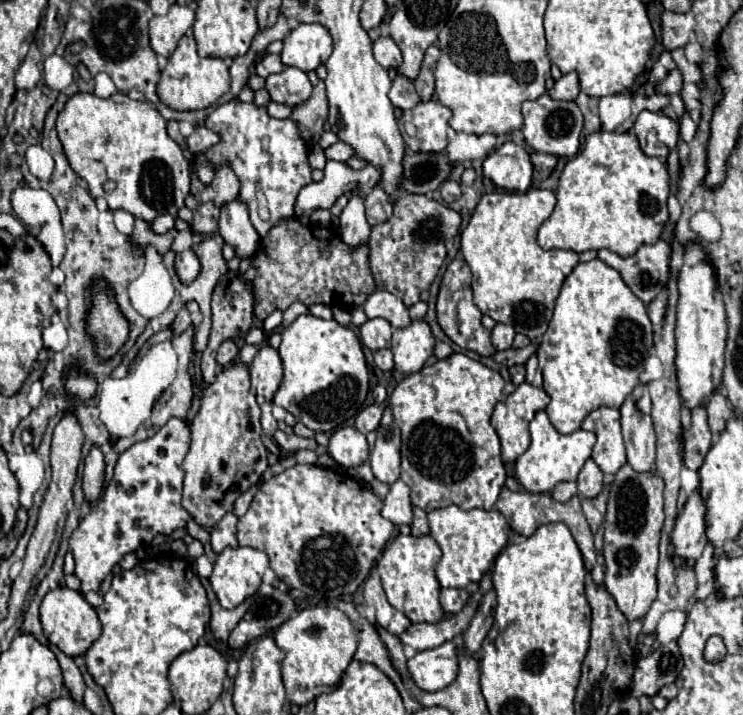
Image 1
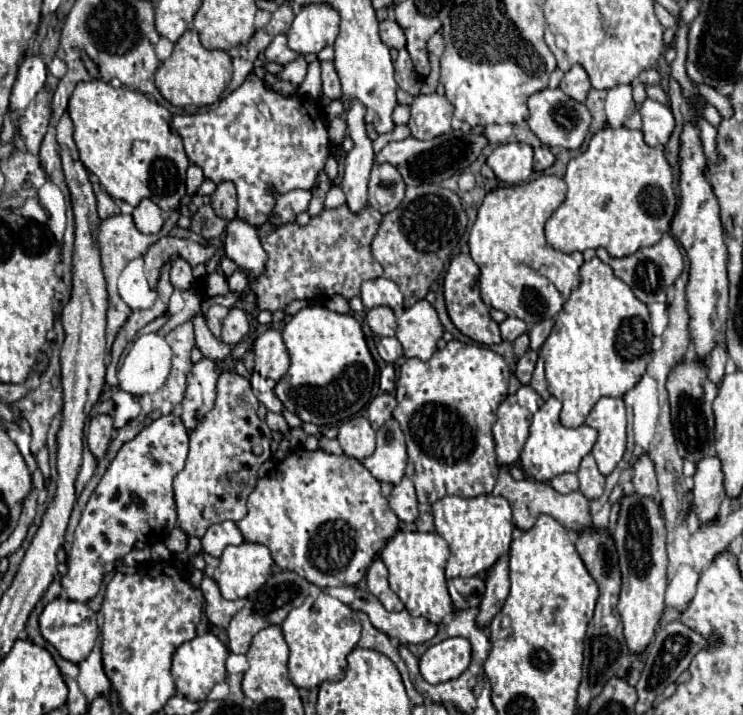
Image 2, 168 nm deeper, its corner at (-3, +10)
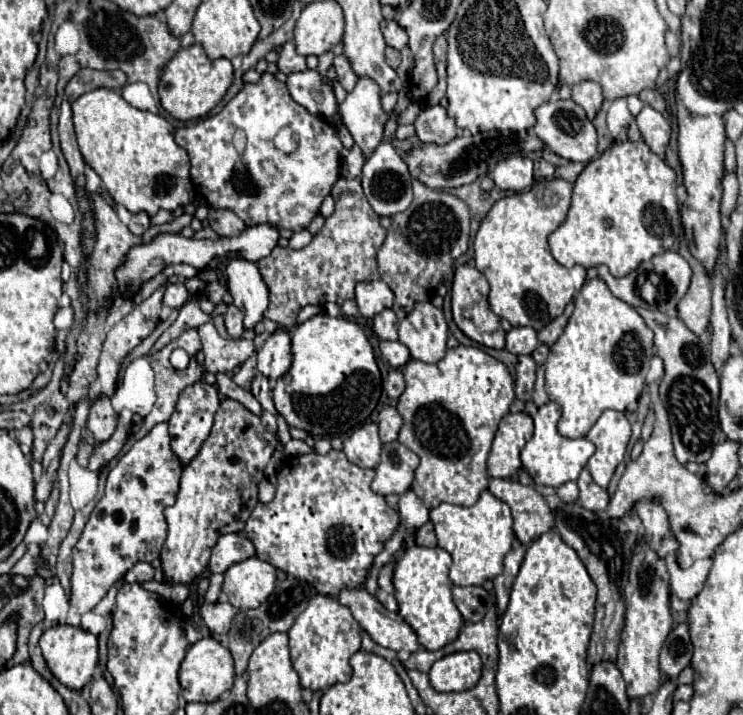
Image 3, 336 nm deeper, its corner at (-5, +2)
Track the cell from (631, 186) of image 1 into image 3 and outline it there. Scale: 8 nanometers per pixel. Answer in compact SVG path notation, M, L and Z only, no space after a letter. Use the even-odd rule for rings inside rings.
M644 140L638 142L614 142L598 158L590 160L574 182L572 206L566 220L550 234L548 244L550 252L566 268L576 264L590 268L606 264L612 276L626 276L630 270L636 270L644 260L650 260L656 254L670 250L676 238L682 234L680 208L676 198L676 172L650 148Z

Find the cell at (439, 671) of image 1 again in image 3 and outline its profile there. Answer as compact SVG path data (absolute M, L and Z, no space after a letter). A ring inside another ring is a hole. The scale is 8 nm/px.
M454 652L436 660L428 672L436 692L462 692L472 688L482 674L482 660L476 652Z

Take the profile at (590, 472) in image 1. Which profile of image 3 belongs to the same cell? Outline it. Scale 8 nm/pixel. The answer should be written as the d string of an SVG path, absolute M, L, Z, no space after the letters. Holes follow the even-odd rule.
M584 468L582 472L580 472L580 476L578 476L578 488L580 488L580 498L578 498L578 502L586 508L586 510L592 510L592 512L600 512L600 510L604 510L606 506L608 506L608 492L604 490L604 488L600 488L594 480L592 480L592 476L590 476L590 472Z

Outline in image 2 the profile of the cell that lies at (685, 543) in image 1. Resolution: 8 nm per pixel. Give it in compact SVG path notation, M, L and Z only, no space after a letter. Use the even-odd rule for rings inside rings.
M708 456L696 464L694 490L692 490L692 510L696 512L702 524L718 516L720 502L726 498L724 492L724 474L720 458Z

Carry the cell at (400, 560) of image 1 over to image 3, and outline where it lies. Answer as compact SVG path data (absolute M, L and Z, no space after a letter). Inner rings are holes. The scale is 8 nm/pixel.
M404 546L394 564L394 590L398 600L398 614L412 626L418 636L420 646L426 650L438 650L452 642L462 628L462 616L452 600L452 582L448 578L452 558L450 554L436 546Z

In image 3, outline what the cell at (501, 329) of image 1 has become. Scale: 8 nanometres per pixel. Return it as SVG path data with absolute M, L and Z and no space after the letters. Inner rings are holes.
M516 326L506 334L506 350L512 354L532 354L538 348L536 330L528 326Z

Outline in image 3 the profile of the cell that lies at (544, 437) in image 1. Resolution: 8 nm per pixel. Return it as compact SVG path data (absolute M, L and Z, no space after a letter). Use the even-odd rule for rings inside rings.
M548 402L548 404L540 406L538 412L534 414L534 434L520 452L522 466L528 470L530 478L536 484L544 484L544 486L552 486L552 488L558 488L568 480L576 480L580 470L586 466L586 462L590 460L590 456L596 450L596 446L586 438L572 440L572 438L560 436L556 430L558 420L560 420L560 406L556 402Z

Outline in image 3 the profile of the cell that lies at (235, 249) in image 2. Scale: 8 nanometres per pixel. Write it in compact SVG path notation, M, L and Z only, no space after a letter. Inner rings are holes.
M234 258L226 266L226 276L234 306L244 312L244 328L252 330L264 318L264 310L268 306L268 286L258 264Z

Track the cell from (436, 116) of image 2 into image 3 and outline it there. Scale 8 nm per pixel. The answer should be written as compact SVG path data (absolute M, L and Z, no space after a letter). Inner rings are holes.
M440 104L424 108L418 114L414 126L422 144L446 144L458 136L454 118Z

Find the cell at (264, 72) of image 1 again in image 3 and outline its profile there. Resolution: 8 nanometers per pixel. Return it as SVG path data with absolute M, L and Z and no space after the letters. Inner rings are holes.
M286 42L280 50L280 60L278 60L278 70L284 74L292 74L292 72L302 72L306 70L306 58L296 54L294 44Z

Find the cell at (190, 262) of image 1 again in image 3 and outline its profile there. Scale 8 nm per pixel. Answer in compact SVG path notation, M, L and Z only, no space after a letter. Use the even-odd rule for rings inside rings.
M176 282L176 284L168 284L166 286L166 294L164 294L164 304L170 308L180 308L182 304L186 304L190 300L190 292L186 290L184 282Z

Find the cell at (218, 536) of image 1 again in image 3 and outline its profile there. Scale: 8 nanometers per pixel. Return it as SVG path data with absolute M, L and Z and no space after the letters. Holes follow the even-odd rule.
M222 534L218 538L208 568L210 572L226 572L234 562L254 556L254 544L244 534Z

